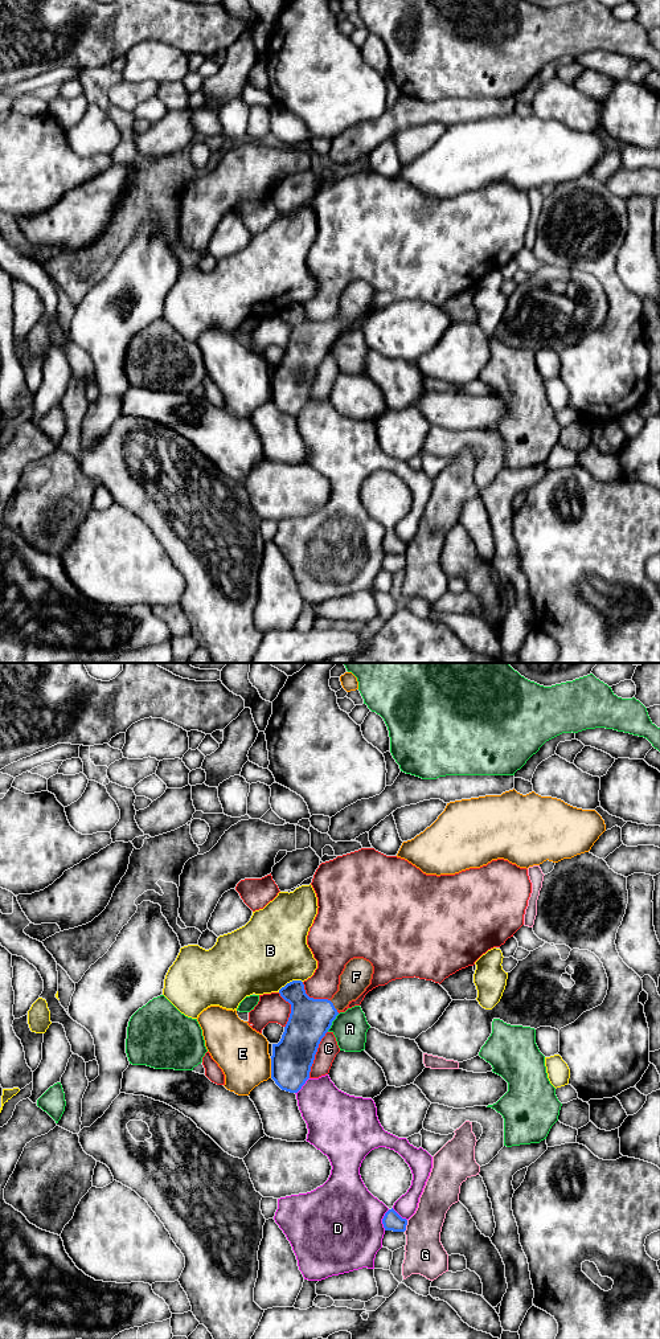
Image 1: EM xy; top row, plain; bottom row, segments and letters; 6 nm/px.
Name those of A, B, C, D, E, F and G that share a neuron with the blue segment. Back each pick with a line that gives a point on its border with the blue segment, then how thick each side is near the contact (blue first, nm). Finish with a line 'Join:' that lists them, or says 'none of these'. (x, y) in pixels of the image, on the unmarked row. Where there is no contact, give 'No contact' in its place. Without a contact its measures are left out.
F: Touches blue at xy (333, 328). Thickness 260 nm (blue) against 180 nm
Join: F

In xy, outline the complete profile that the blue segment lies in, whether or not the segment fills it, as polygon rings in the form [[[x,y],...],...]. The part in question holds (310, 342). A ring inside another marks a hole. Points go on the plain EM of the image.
[[[364,281],[351,282],[340,298],[339,314],[331,323],[313,322],[306,316],[302,303],[292,303],[279,312],[280,319],[291,327],[291,336],[278,367],[272,367],[271,401],[286,414],[298,415],[309,401],[311,389],[319,367],[340,333],[356,323],[370,307],[373,288]]]

